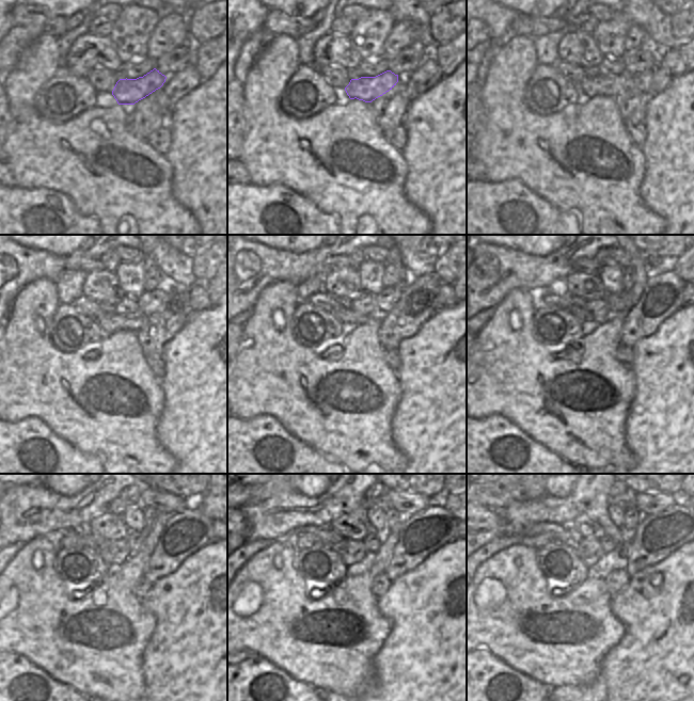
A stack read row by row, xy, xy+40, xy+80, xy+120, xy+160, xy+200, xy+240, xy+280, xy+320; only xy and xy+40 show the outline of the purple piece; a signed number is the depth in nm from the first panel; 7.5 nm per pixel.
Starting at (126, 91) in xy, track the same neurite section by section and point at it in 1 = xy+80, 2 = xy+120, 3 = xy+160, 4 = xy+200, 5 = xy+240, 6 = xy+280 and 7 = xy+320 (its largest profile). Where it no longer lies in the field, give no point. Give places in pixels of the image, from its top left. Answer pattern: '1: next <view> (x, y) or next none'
1: next xy+80 (599, 85)
2: next xy+120 (110, 322)
3: next xy+160 (344, 316)
4: next xy+200 (580, 314)
5: next xy+240 (89, 543)
6: next xy+280 (321, 534)
7: next xy+320 (488, 525)

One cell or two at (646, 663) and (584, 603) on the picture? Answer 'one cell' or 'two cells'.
two cells

